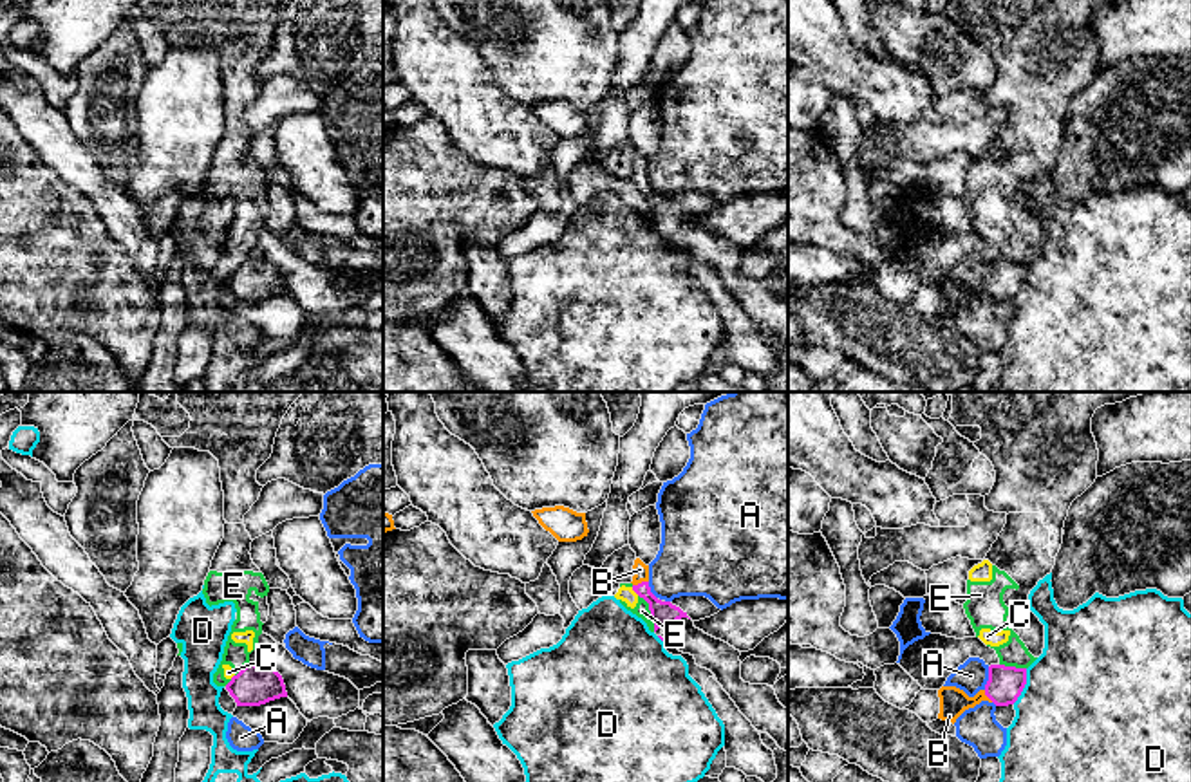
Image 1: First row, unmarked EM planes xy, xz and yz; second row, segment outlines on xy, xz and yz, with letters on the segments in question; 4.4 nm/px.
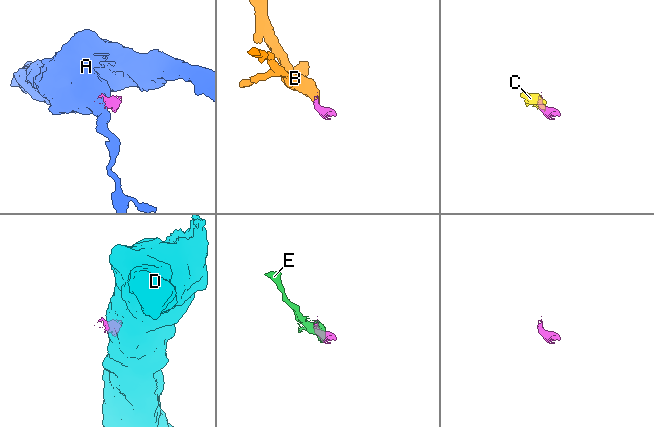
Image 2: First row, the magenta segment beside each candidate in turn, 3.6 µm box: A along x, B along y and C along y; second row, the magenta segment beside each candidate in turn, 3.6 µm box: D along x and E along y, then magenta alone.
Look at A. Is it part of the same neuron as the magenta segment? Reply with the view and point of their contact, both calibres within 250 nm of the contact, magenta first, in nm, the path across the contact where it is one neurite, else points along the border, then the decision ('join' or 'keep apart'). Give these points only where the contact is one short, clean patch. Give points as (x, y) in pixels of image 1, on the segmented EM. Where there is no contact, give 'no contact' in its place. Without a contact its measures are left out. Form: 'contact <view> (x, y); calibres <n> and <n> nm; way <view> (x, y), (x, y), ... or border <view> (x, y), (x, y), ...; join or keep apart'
contact yz (989, 678); calibres 160 and 140 nm; border yz (989, 667), (984, 688); keep apart

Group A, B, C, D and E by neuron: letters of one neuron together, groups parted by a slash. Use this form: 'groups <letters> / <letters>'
groups A / B / C E / D

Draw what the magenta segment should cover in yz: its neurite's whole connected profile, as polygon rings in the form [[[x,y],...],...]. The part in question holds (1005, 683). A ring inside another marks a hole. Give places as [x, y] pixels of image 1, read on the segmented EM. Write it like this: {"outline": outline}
{"outline": [[[990,665],[989,681],[983,690],[974,697],[969,697],[956,686],[942,686],[938,690],[940,713],[938,719],[956,722],[956,719],[969,708],[974,708],[981,701],[994,703],[996,706],[1008,706],[1018,701],[1027,684],[1027,668]]]}

